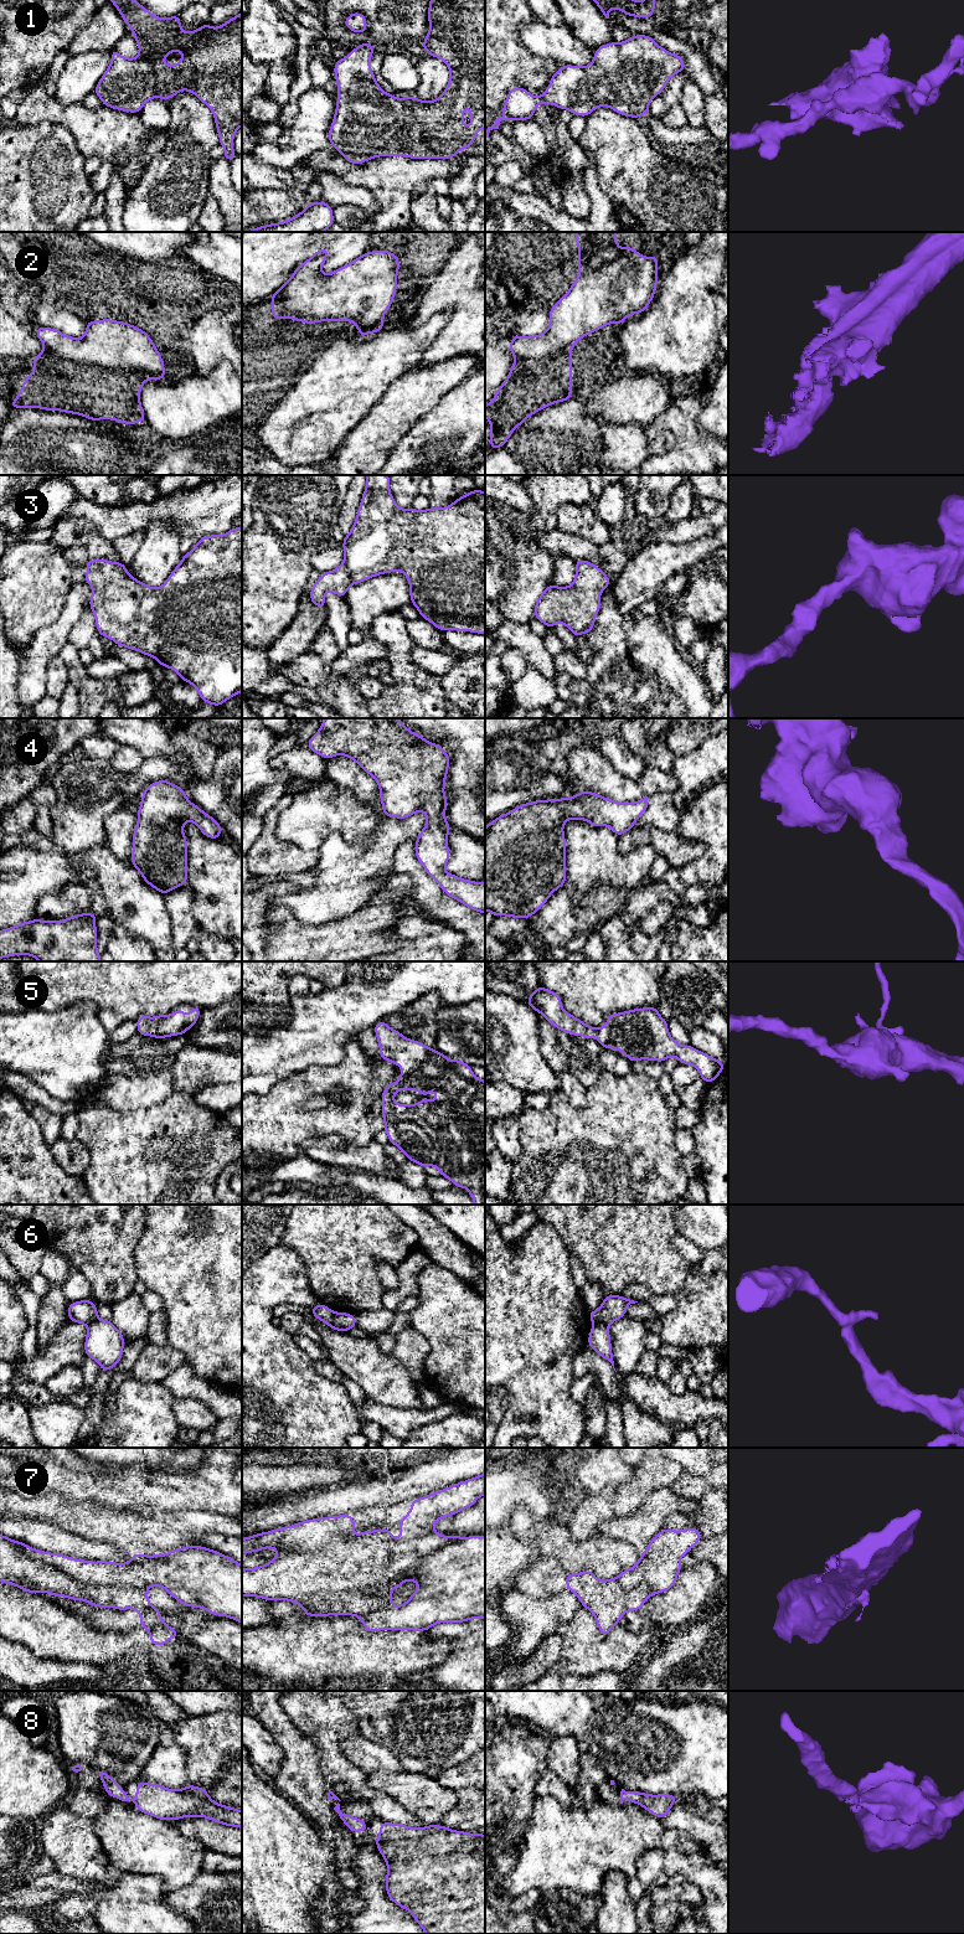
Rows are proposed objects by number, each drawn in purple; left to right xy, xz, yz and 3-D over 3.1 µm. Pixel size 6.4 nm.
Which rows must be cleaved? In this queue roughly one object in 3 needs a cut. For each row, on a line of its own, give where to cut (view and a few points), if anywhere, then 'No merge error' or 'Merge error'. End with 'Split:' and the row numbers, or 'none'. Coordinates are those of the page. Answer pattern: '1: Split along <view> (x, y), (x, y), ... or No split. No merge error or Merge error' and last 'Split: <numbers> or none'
1: No split. No merge error
2: No split. No merge error
3: No split. No merge error
4: No split. No merge error
5: No split. No merge error
6: Split along xz (334, 1313), (334, 1324), (344, 1331). Merge error
7: Split along xz (465, 1537), (367, 1587), (375, 1607), (357, 1603), (354, 1615). Merge error
8: No split. No merge error
Split: 6, 7

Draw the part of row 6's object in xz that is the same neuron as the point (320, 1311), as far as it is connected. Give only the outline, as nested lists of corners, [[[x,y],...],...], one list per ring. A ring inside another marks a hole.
[[[319,1303],[311,1308],[311,1315],[318,1320],[325,1322],[330,1329],[344,1332],[334,1325],[335,1312],[330,1308]]]

